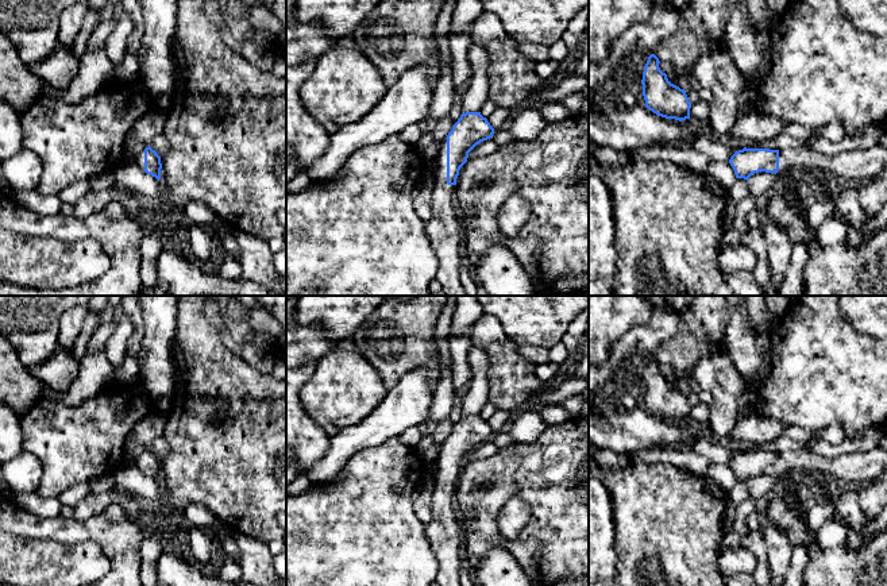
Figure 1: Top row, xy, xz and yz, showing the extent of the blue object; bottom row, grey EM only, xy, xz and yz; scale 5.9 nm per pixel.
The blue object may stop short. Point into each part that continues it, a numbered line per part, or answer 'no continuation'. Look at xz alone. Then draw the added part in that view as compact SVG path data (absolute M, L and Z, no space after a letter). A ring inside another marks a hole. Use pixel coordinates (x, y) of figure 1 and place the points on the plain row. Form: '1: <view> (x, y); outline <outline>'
1: xz (444, 531); outline M447 442L441 444L432 485L432 518L424 525L424 532L439 562L436 582L440 586L462 586L458 551L462 540L462 524L454 513L456 487L447 486Z

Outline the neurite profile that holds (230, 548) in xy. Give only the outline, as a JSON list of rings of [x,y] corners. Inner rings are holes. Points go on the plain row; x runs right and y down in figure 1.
[[[215,517],[213,527],[220,537],[223,552],[240,566],[240,551],[231,536],[232,531],[217,517]]]

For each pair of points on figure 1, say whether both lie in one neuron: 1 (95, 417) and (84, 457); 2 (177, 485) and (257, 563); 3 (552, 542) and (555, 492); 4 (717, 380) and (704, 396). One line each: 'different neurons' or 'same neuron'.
1: same neuron
2: different neurons
3: same neuron
4: different neurons

